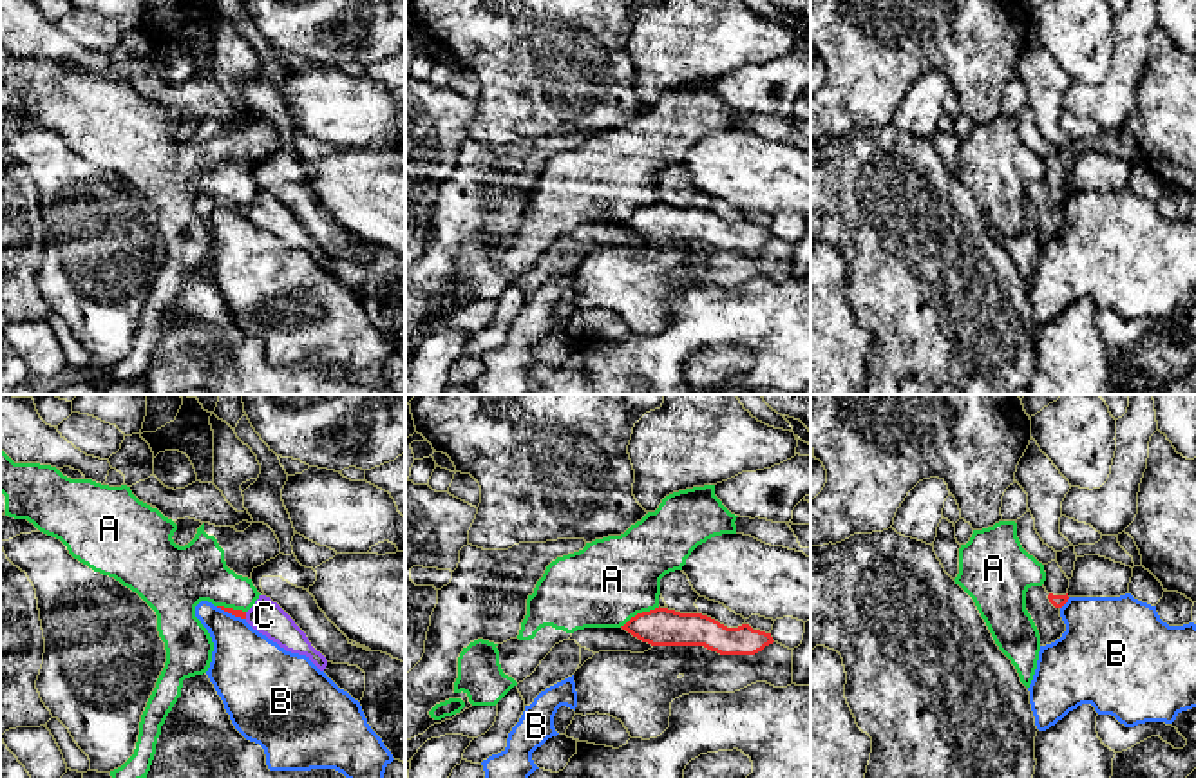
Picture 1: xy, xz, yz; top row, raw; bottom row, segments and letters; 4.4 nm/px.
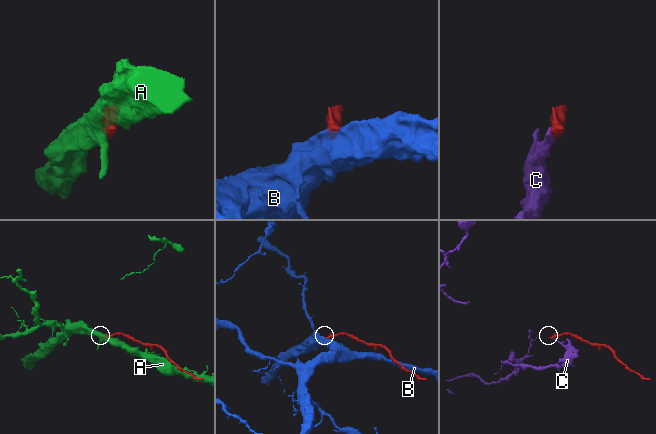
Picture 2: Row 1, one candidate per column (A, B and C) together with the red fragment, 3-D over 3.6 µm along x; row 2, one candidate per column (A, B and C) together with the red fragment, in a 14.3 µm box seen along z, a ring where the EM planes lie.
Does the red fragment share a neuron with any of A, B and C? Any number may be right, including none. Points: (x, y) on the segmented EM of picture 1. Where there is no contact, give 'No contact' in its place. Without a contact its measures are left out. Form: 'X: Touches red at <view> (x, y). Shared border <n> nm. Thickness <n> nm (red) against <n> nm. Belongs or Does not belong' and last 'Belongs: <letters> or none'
A: Touches red at xz (639, 614). Shared border 200 nm. Thickness 170 nm (red) against 380 nm. Does not belong
B: Touches red at yz (1066, 601). Shared border 70 nm. Thickness 60 nm (red) against 380 nm. Does not belong
C: Touches red at xy (245, 616). Shared border 30 nm. Thickness 40 nm (red) against 150 nm. Does not belong
Belongs: none

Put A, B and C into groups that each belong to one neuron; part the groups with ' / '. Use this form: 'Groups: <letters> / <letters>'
Groups: A / B / C

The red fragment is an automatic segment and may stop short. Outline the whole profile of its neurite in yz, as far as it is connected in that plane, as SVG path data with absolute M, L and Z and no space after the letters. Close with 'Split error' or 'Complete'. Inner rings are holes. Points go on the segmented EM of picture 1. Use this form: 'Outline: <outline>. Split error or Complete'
Outline: M1044 586L1028 588L1026 610L1039 630L1040 646L1055 642L1066 631L1066 624L1060 617L1060 608L1068 602L1068 599L1068 593L1053 595L1048 593Z. Split error

